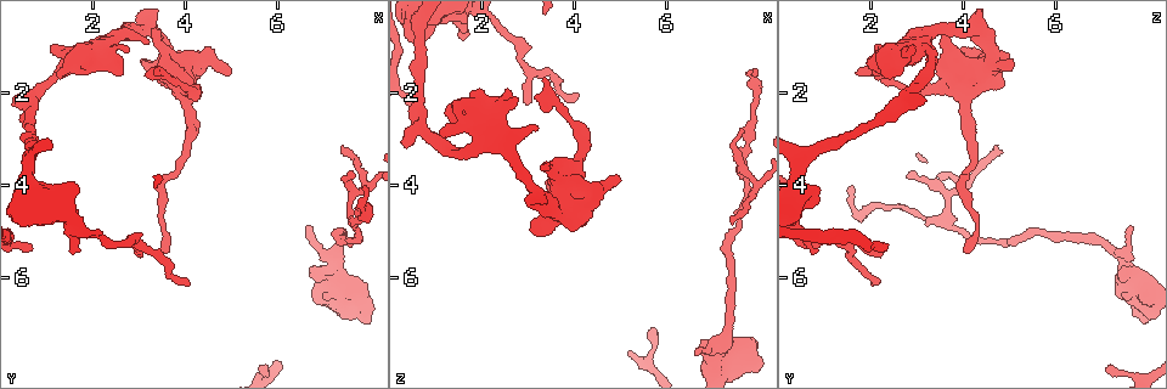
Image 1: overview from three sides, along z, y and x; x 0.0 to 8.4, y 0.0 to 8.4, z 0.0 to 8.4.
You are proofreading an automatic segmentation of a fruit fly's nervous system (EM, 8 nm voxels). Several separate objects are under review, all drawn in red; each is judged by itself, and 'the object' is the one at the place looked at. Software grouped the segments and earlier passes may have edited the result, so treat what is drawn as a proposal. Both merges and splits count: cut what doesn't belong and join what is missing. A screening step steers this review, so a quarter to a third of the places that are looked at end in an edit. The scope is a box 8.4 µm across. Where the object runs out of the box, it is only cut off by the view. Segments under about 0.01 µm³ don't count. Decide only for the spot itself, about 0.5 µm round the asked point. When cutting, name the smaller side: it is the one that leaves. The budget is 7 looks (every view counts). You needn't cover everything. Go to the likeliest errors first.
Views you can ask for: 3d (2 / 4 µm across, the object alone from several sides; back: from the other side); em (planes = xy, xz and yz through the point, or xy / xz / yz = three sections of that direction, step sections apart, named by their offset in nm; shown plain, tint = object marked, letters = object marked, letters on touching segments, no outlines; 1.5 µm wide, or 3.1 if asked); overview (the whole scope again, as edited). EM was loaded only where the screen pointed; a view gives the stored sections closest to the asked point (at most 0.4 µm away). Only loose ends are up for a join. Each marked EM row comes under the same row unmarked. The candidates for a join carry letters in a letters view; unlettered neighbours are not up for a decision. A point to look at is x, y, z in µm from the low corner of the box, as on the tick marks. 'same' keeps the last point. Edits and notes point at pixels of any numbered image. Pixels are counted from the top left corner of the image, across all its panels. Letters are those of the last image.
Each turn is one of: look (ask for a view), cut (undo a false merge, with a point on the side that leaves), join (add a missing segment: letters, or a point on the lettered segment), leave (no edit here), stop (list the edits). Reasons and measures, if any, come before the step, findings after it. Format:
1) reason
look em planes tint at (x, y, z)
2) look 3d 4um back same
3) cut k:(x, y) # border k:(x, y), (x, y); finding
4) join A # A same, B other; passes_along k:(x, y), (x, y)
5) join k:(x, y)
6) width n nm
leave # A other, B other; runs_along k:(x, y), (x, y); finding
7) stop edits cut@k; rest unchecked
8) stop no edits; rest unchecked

thin end
look em planes letters at (6.70, 4.95, 7.70)

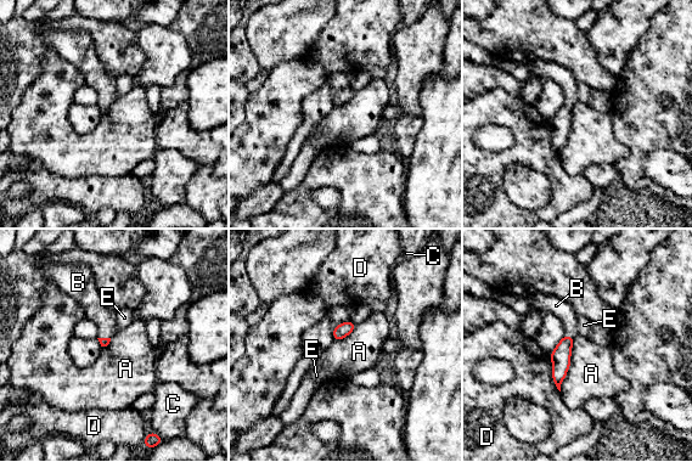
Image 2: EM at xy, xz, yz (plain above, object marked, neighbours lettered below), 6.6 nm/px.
join B # A other, B same, C other, D other, E other; passes_along 2:(561, 356), (569, 337), (556, 305); it goes on there

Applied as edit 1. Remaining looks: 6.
thin end
look 3d 4um at (3.65, 5.45, 4.05)

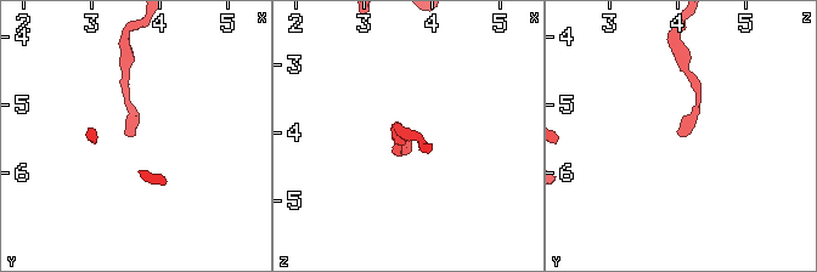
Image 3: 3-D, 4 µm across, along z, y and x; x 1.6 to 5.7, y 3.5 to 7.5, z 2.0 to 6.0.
look em yz step 8 letters at (3.65, 5.40, 4.05)

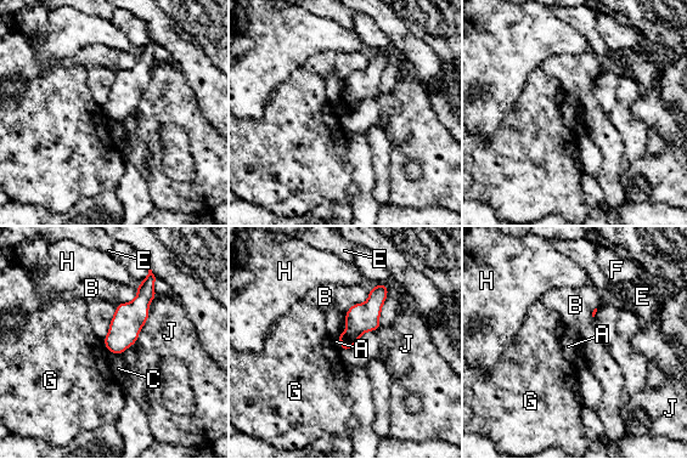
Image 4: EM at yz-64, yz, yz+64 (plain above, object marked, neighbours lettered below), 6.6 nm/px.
width 160 nm
leave # A other, B other, C other, E other, F other, G other, H other, J other; border 4:(370, 289), (347, 312), (342, 333); none of them fits

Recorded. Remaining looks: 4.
three-way junction
look 3d 4um at (7.60, 4.85, 3.70)

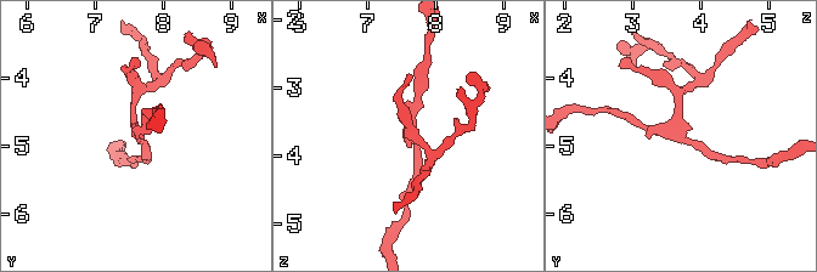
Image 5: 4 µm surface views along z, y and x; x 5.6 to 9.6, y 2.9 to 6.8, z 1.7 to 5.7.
arms 3; now the EM
look em planes tint at (7.65, 4.85, 3.70)

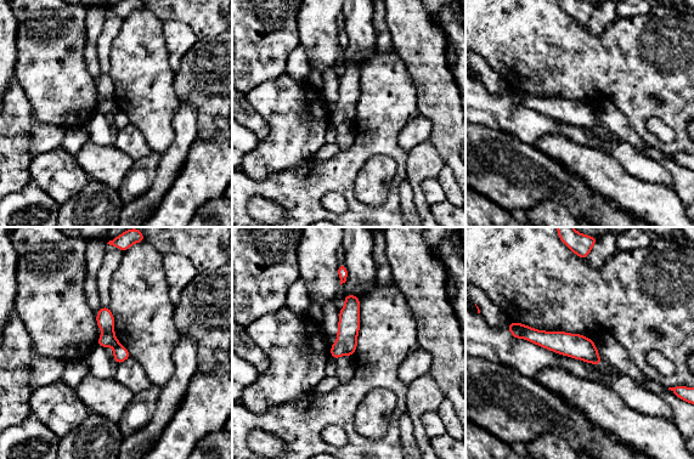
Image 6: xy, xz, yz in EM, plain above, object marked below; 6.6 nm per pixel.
look em planes letters same

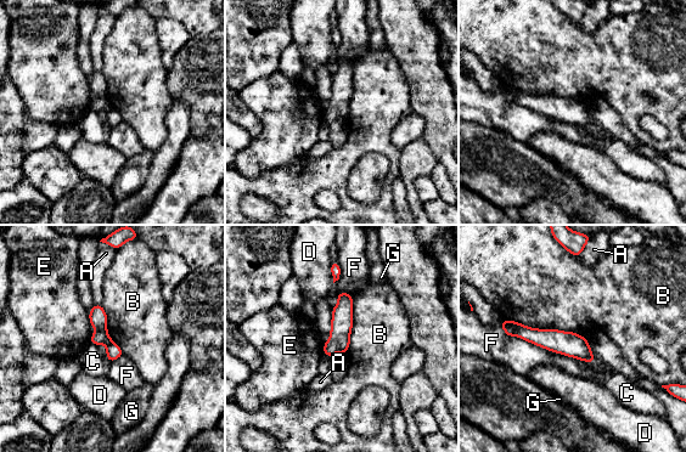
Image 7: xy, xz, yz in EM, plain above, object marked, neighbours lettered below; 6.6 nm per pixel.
cut 7:(510, 327) # A other, B other, C other, D other, E other, F other, G other; border 7:(524, 326), (518, 327), (515, 334); two cells meet here

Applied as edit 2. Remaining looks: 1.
stop edits join@2, cut@7; rest unchecked

